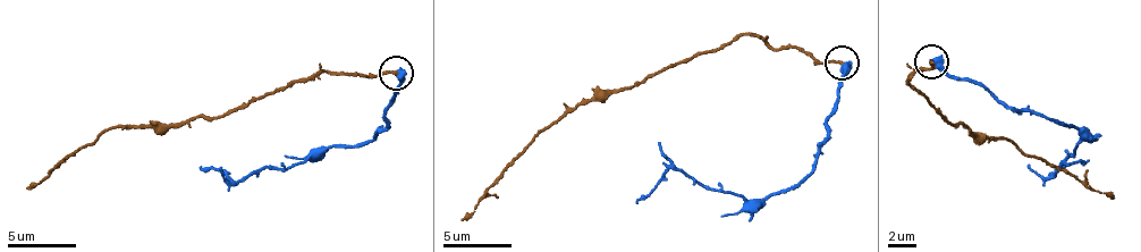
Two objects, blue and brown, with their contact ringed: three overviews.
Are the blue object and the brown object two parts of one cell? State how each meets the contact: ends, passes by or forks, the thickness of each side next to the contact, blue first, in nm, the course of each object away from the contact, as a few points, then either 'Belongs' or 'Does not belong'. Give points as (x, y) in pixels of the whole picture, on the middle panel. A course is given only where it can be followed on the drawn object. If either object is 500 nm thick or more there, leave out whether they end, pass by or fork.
Thickness 600 nm (blue) against 240 nm. Course of blue: (842, 61), (827, 142), (795, 185), (751, 199), (706, 190), (670, 168), (637, 204). Course of brown: (842, 61), (770, 48), (760, 38), (740, 33), (625, 89), (598, 92), (535, 139), (462, 219). Belongs

